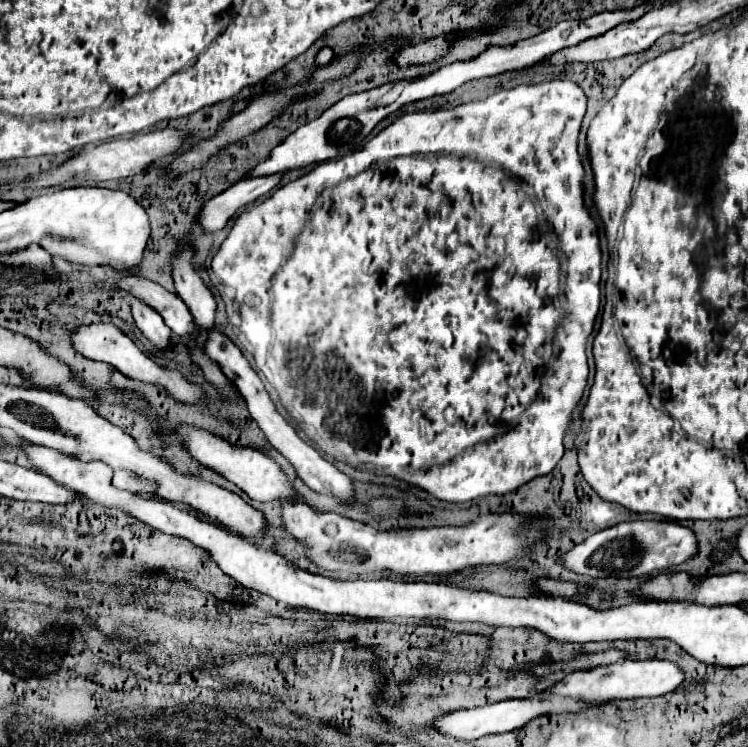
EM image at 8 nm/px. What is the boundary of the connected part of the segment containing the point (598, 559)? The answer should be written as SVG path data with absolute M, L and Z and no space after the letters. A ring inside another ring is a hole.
M636 520L636 522L622 522L598 534L592 534L582 544L568 550L562 556L562 562L576 574L584 574L590 578L600 576L632 578L632 576L646 576L650 572L658 572L670 566L678 566L688 558L692 558L696 552L698 552L698 540L690 528L670 520Z

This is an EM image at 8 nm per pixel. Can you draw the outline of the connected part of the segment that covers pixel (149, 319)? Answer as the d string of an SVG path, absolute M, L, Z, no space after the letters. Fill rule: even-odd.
M130 298L132 300L132 316L136 326L140 328L140 332L152 340L158 348L164 348L170 340L170 330L168 326L162 322L162 316L154 310L150 310L150 306L144 306L144 302L138 302L138 298Z

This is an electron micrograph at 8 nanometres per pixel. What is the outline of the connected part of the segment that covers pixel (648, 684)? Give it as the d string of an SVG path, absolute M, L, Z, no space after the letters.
M646 658L646 660L622 660L614 666L598 666L598 670L580 670L574 674L568 674L562 682L550 688L554 694L570 696L570 698L582 698L582 700L622 700L622 698L652 698L652 696L664 696L686 680L686 672L668 660L658 658Z

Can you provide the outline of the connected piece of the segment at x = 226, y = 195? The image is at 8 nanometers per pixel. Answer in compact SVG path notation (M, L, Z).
M284 172L270 174L270 176L258 176L258 178L246 178L246 180L236 182L232 188L214 196L212 200L204 204L200 218L198 218L200 224L204 226L206 232L222 230L238 210L250 206L258 198L272 192L280 184L282 176Z

